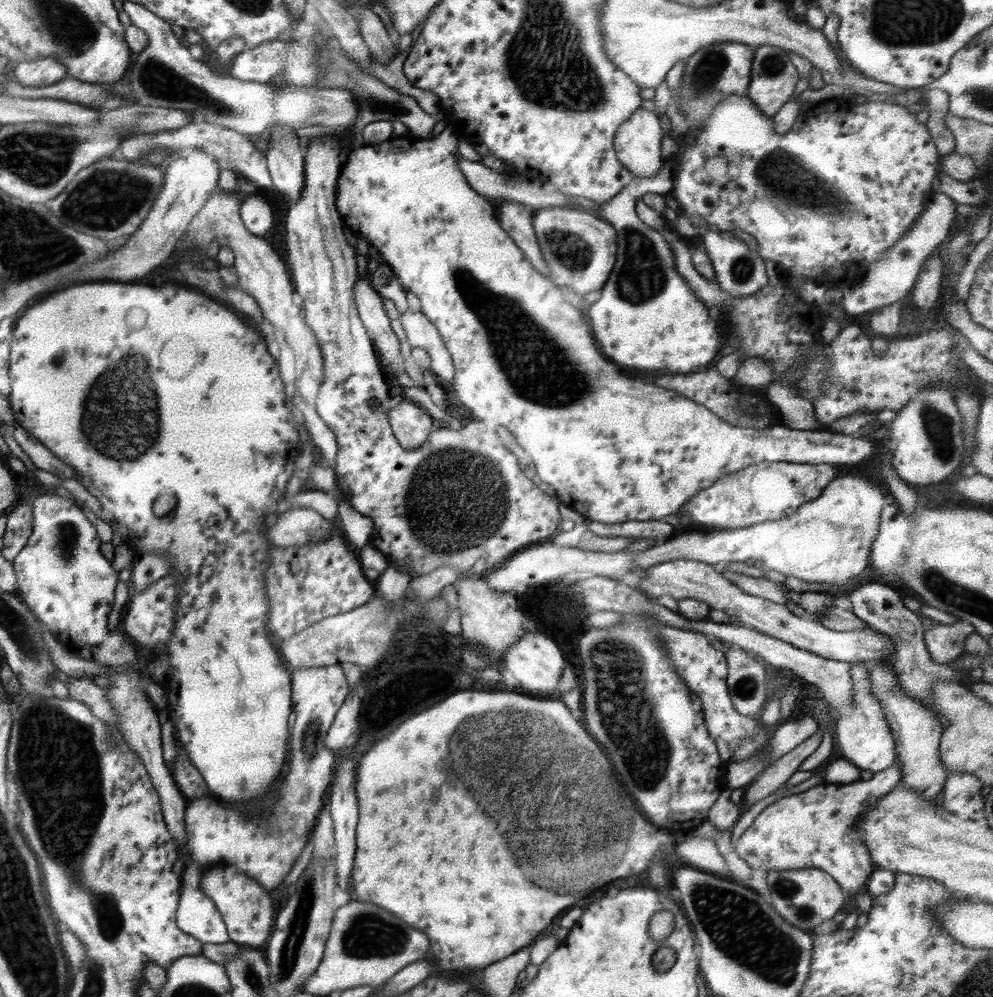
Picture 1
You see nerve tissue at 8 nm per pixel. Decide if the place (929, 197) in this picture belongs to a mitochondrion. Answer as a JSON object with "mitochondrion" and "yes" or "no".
{"mitochondrion":"no"}

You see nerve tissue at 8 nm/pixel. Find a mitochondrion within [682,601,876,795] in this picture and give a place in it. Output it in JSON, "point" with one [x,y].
{"point":[745,688]}

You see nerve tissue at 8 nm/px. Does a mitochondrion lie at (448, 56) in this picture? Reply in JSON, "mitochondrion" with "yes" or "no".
{"mitochondrion":"no"}

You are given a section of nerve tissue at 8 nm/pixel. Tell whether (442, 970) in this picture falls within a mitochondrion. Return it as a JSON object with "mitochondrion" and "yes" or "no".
{"mitochondrion":"no"}

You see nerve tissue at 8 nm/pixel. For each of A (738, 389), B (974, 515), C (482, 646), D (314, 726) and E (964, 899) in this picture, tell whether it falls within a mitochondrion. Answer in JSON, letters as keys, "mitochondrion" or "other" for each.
{"A":"other","B":"other","C":"mitochondrion","D":"mitochondrion","E":"other"}

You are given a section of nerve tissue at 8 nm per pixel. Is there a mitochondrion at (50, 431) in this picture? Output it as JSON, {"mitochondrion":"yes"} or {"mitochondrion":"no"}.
{"mitochondrion":"no"}

